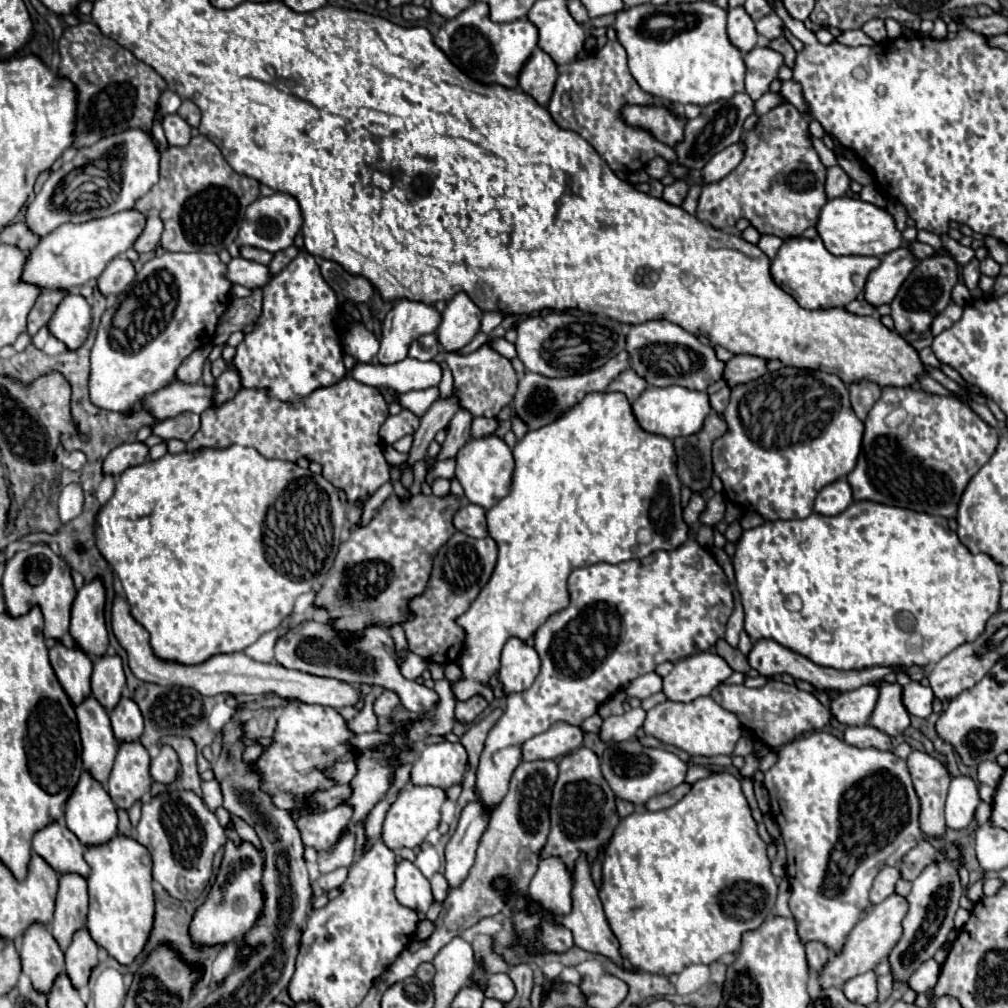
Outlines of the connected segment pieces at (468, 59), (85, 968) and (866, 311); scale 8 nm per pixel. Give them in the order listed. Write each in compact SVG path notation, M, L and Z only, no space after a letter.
M473 3L461 11L455 19L449 19L435 35L435 45L449 57L449 61L461 69L467 77L483 85L501 85L515 89L517 77L533 49L537 47L539 31L529 19L517 19L509 23L495 23L489 17L487 3Z
M85 927L77 929L71 945L65 949L65 971L75 985L75 989L81 989L87 985L91 969L97 965L97 943L91 939L89 931Z
M859 299L847 303L845 309L847 309L849 313L853 313L853 315L875 315L875 311L877 311L875 307L871 307L871 305L867 305L865 301L859 301Z

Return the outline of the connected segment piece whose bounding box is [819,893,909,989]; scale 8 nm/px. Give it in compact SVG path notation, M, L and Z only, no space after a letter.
M893 893L889 895L885 901L881 901L879 905L875 905L855 927L853 931L849 933L841 953L833 955L831 961L825 965L823 973L819 975L819 983L823 989L827 987L841 987L845 981L849 981L851 977L859 975L859 973L865 973L865 971L871 971L875 969L875 965L879 963L879 959L887 957L891 953L891 949L897 945L897 941L901 939L903 935L903 927L901 927L901 921L903 917L907 915L907 909L909 909L909 903L905 897Z

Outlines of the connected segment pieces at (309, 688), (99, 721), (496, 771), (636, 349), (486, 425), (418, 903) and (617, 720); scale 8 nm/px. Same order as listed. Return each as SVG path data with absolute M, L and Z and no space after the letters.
M117 597L113 603L111 627L113 627L115 637L127 651L131 671L135 673L135 677L139 677L143 681L155 681L157 685L187 685L191 689L197 689L203 695L219 695L219 693L269 695L275 691L283 699L299 699L303 703L329 705L333 709L355 705L361 699L361 691L353 683L345 683L345 681L329 679L329 677L317 677L317 675L309 675L309 673L303 673L297 669L283 669L283 665L277 665L277 663L259 663L259 661L249 659L243 653L213 655L207 661L197 663L197 665L163 661L153 653L151 643L149 643L149 633L143 629L143 625L139 625L133 619L127 601L123 601L121 597Z
M89 695L77 705L77 723L83 743L81 757L85 769L91 771L99 783L105 783L117 753L117 741L113 737L109 713L93 695Z
M689 537L673 551L653 551L643 559L631 559L617 565L597 563L575 569L569 575L567 591L569 605L563 611L553 613L535 633L533 647L541 657L537 679L529 689L507 695L505 713L485 739L477 767L475 795L487 815L493 813L505 797L511 773L521 761L521 745L527 739L545 733L555 721L581 725L587 717L595 715L595 707L605 703L615 691L625 689L639 675L655 671L659 663L707 651L725 635L725 623L733 611L733 593L723 569L715 557L695 541L695 537Z
M647 321L635 325L627 335L627 351L631 353L631 369L655 387L681 385L687 389L705 391L709 385L721 381L725 371L725 363L717 359L713 345L703 345L693 333L669 321Z
M475 417L473 425L471 425L471 433L473 433L473 437L485 437L485 435L493 435L497 431L497 427L499 427L497 419Z
M401 861L397 865L397 885L395 885L395 897L401 905L427 913L429 905L433 903L431 895L431 885L427 877L411 863L411 861Z
M641 707L637 709L629 709L623 715L613 715L607 717L603 727L601 727L601 739L607 743L615 743L615 741L627 741L631 737L635 737L637 729L643 725L645 721L645 711Z

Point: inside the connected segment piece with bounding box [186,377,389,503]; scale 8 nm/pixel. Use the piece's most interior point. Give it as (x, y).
(338, 426)

